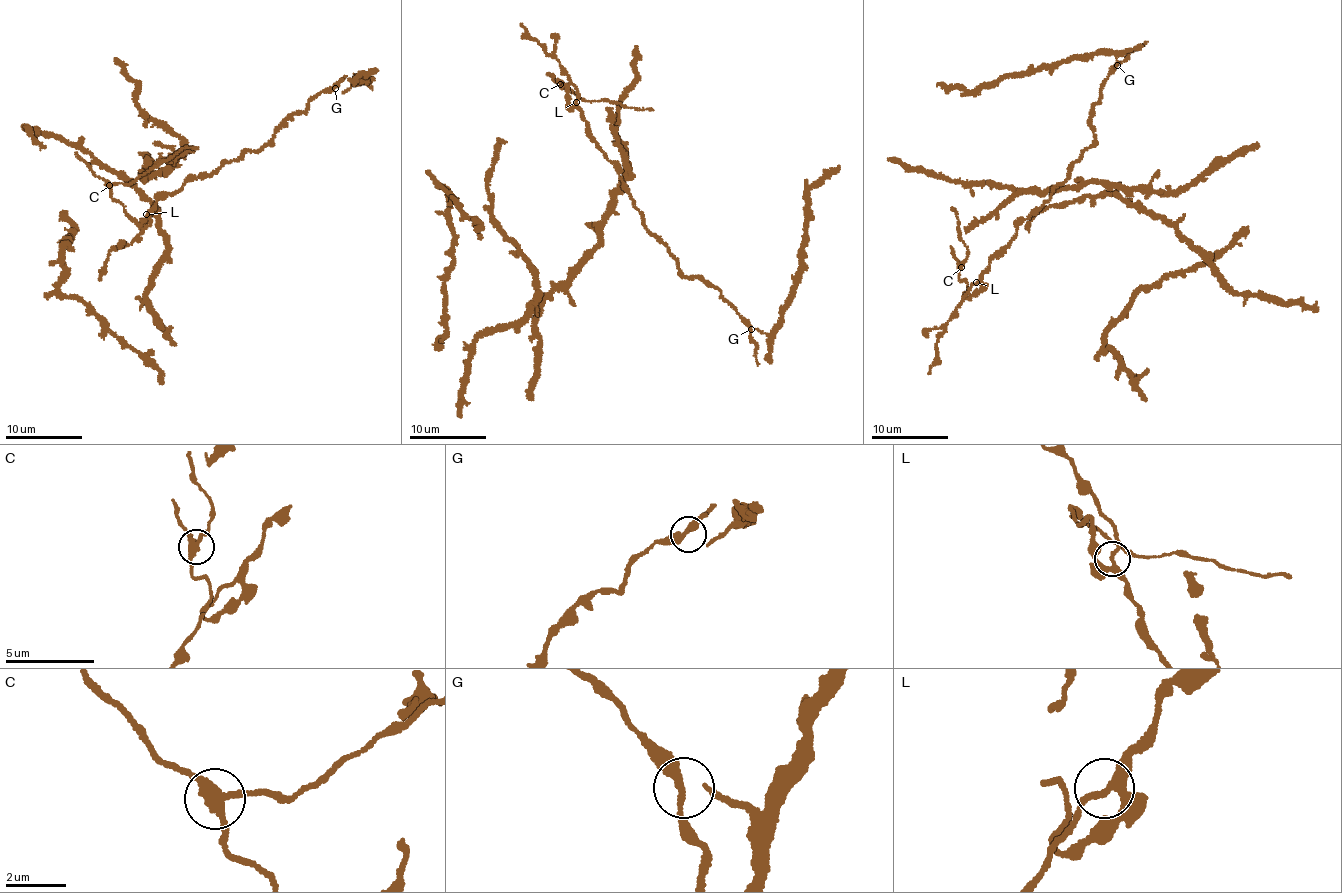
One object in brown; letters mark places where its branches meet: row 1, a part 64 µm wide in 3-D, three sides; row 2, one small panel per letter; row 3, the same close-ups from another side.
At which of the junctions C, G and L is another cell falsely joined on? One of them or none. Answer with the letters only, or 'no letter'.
C

